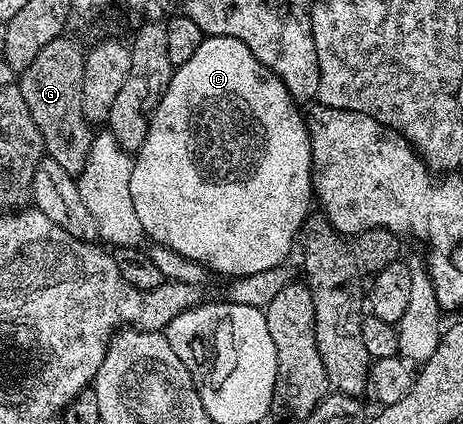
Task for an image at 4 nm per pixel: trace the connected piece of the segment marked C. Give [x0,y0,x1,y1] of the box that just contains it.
[131,37,312,279]

